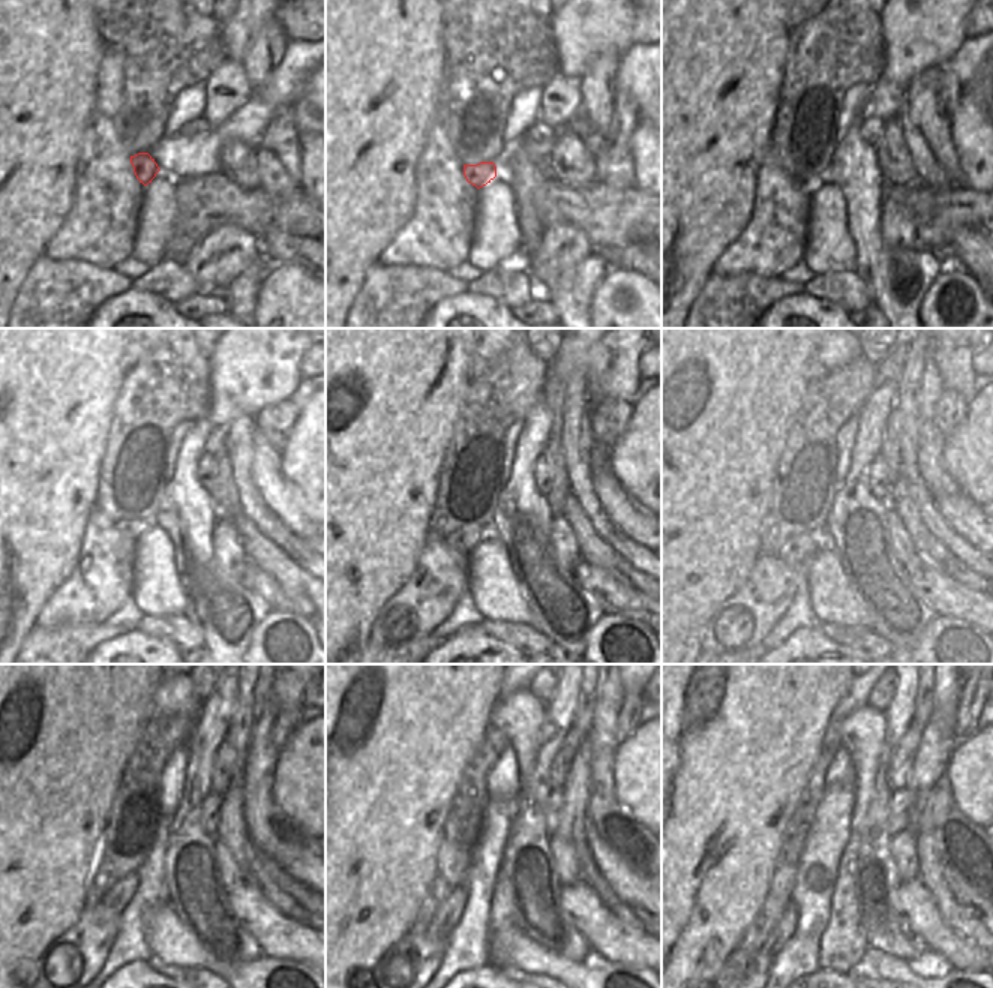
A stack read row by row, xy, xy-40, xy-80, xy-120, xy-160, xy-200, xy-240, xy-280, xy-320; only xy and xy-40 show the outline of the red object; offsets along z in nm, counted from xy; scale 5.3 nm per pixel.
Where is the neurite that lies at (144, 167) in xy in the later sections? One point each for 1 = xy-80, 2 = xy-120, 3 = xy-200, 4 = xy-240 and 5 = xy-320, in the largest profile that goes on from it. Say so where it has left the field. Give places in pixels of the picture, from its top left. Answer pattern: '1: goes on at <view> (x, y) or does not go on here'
1: goes on at xy-80 (809, 186)
2: goes on at xy-120 (135, 528)
3: goes on at xy-200 (797, 552)
4: goes on at xy-240 (117, 898)
5: goes on at xy-320 (783, 930)

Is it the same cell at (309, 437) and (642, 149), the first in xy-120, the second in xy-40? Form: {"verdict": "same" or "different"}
{"verdict": "same"}

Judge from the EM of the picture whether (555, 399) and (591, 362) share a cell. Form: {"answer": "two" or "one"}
{"answer": "one"}

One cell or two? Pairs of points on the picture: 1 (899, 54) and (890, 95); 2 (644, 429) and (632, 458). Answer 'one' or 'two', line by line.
1: two
2: one

